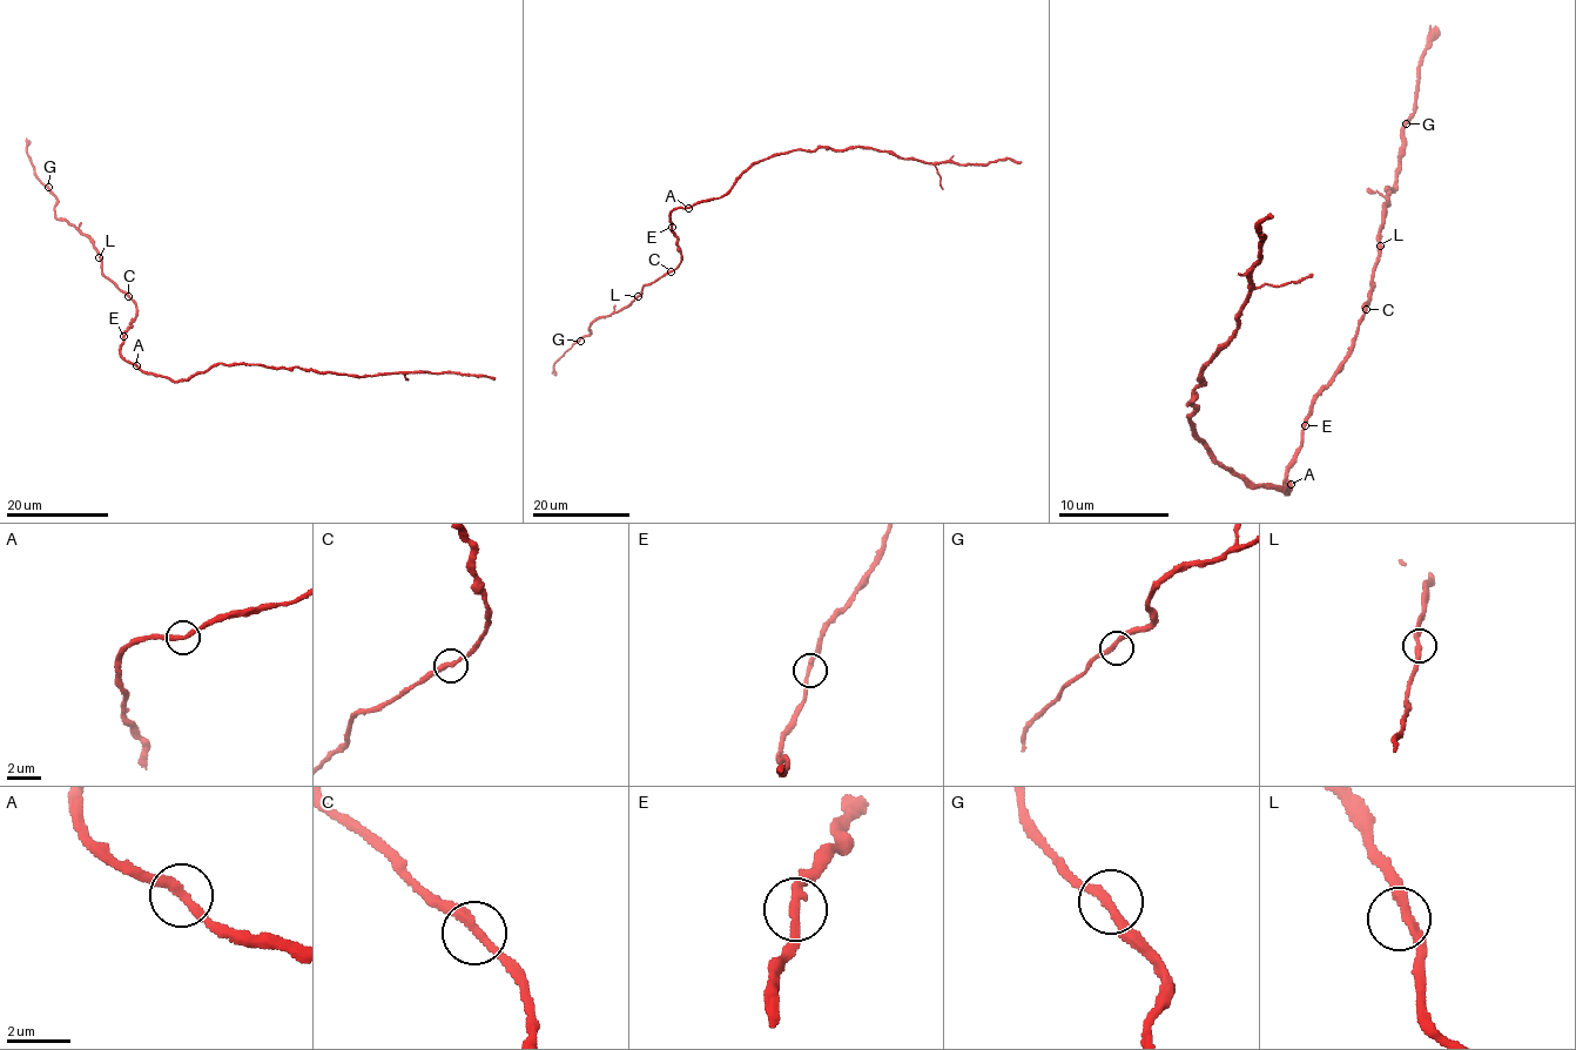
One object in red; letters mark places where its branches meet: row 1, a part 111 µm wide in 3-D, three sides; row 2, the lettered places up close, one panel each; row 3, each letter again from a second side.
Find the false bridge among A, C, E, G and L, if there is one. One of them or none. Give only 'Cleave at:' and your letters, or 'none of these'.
Cleave at: none of these

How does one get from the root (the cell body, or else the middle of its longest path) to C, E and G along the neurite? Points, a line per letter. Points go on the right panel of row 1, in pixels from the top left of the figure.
C: (1285, 488), (1282, 492), (1290, 486), (1287, 464), (1301, 442), (1305, 416), (1352, 345), (1366, 309)
E: (1285, 488), (1282, 492), (1290, 486), (1285, 478), (1287, 464), (1301, 442), (1305, 425)
G: (1285, 488), (1305, 416), (1364, 315), (1406, 123)

